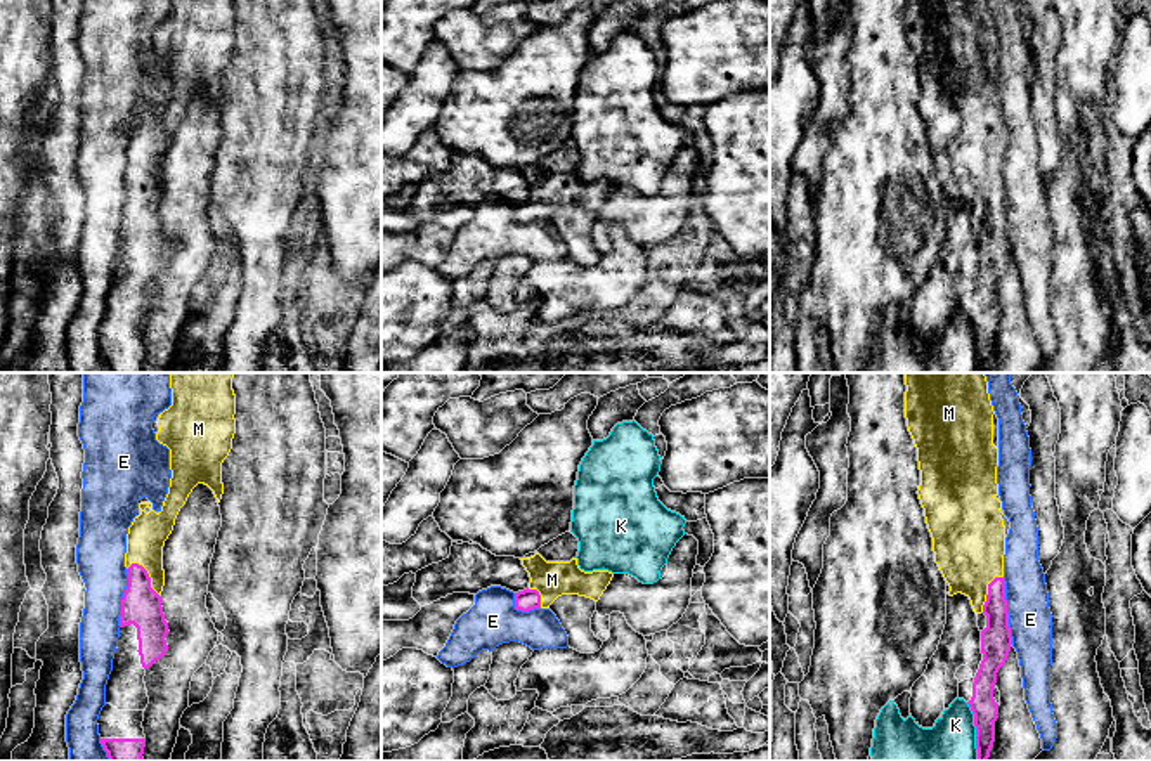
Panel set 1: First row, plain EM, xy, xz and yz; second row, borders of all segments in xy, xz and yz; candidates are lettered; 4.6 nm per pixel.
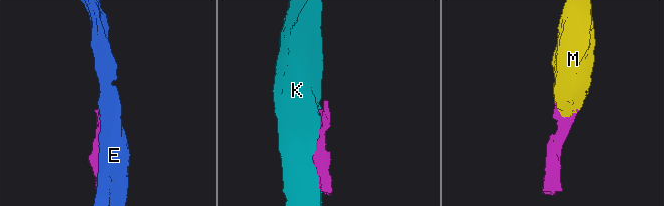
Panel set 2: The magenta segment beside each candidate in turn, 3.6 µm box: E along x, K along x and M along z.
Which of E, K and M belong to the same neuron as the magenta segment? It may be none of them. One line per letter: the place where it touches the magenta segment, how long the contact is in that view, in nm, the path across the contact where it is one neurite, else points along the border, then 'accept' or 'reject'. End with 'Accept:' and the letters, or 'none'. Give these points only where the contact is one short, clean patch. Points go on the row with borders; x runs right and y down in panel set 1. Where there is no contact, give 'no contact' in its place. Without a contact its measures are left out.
E: contact yz (1006, 611); length 320 nm; reject
K: contact yz (976, 732); length 280 nm; reject
M: contact xy (148, 576); length 200 nm; way xy (141, 605), (148, 576), (148, 533); accept
Accept: M

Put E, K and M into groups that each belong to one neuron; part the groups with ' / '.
E / K / M

